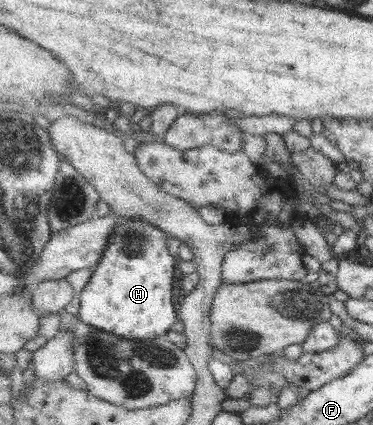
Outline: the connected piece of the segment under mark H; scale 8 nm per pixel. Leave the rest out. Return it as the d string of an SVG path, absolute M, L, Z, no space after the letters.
M121 218L98 267L93 270L91 282L79 297L79 318L126 339L144 341L166 336L180 319L172 295L176 259L168 251L167 235L162 228L143 219Z

